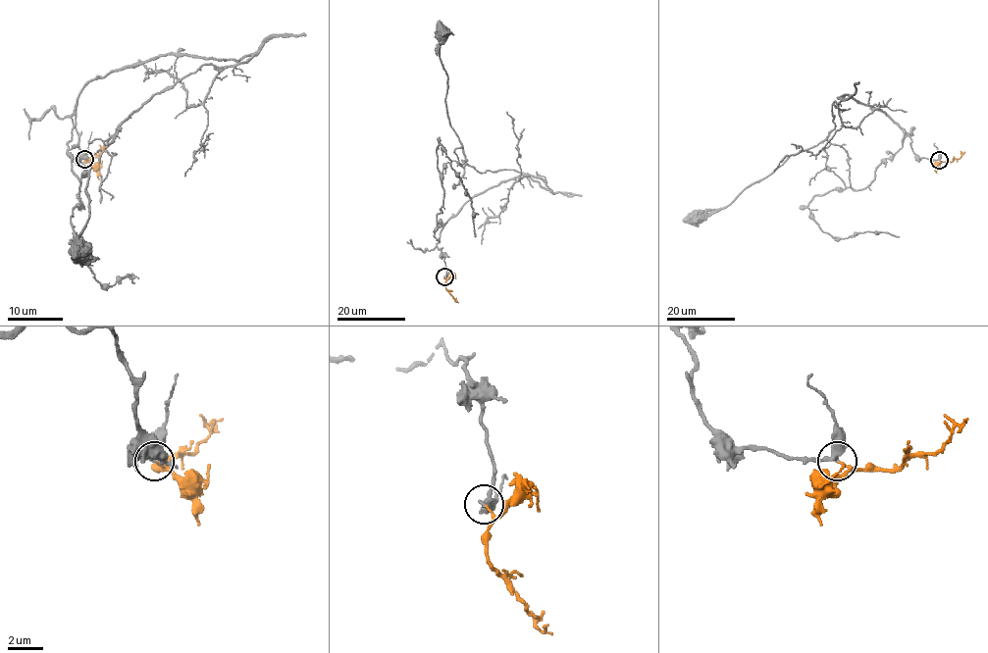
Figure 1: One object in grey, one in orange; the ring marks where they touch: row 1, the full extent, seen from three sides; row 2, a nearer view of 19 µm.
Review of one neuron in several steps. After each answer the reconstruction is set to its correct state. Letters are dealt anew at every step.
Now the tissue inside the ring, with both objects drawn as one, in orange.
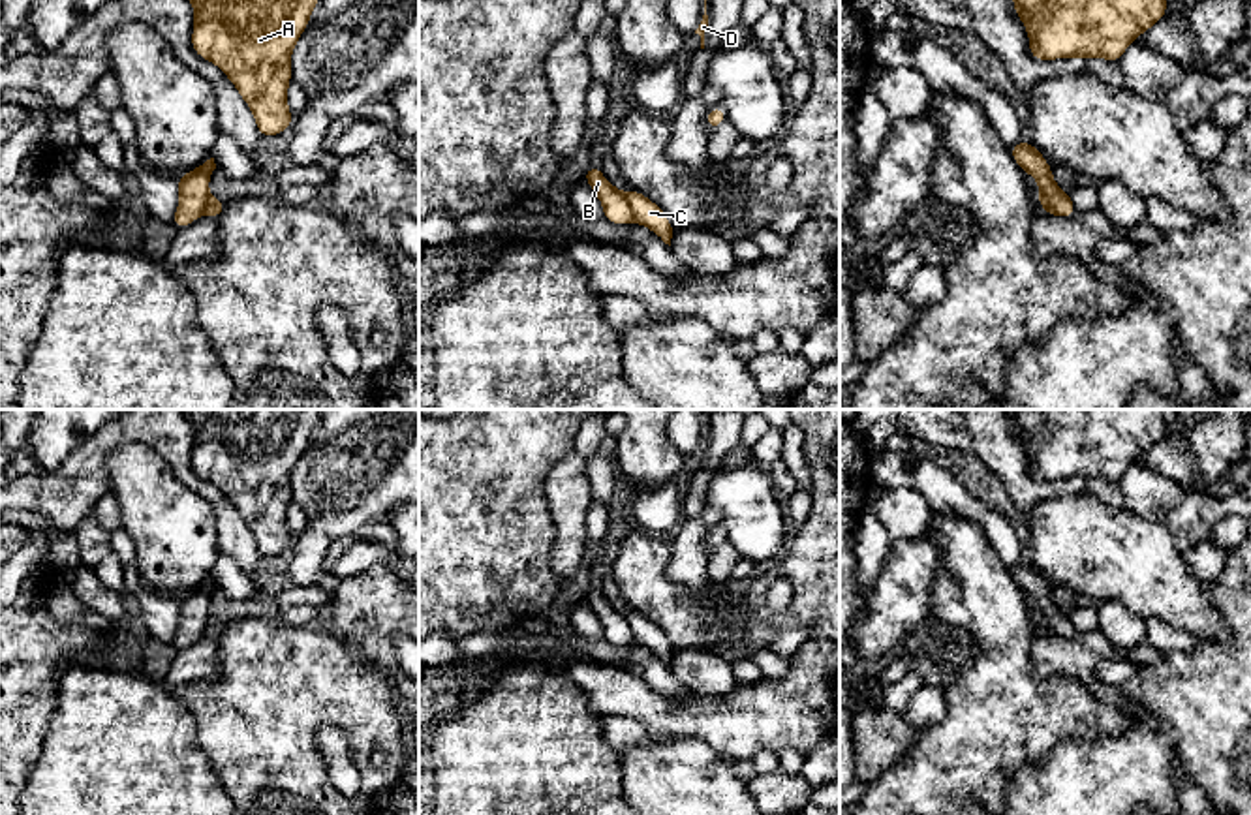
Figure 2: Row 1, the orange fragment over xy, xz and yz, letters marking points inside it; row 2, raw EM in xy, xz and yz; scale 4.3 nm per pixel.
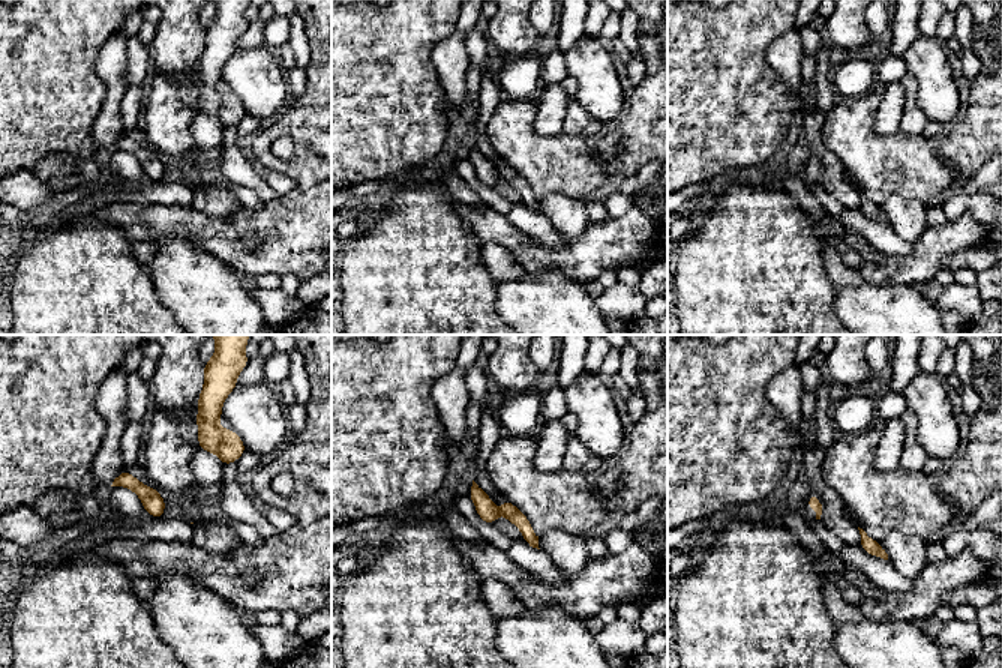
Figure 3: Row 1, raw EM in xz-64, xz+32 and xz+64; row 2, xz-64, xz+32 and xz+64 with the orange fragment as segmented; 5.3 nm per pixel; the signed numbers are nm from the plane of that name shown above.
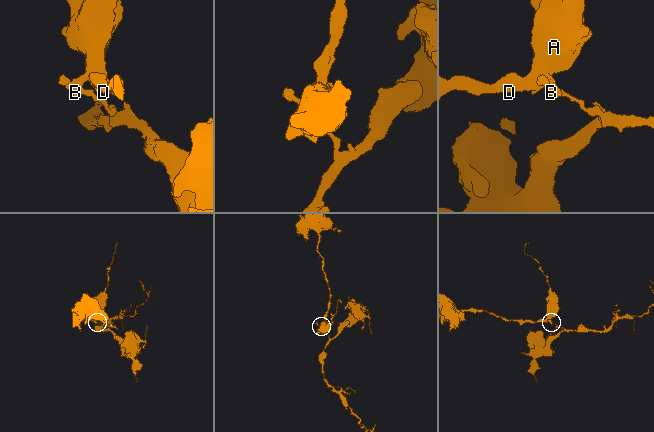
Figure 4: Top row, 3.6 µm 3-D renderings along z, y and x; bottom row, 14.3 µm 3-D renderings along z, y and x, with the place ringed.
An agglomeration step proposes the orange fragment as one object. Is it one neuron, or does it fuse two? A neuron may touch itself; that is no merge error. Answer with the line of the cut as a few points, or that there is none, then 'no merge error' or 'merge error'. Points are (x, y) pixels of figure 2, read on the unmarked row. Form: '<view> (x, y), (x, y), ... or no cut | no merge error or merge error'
xz (624, 615), (633, 641) | merge error

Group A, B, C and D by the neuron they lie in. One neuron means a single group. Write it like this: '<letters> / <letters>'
A B D / C

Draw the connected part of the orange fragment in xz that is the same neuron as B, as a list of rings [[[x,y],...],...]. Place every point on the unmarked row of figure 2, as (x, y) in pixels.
[[[592,586],[584,595],[590,608],[595,612],[603,625],[605,640],[610,644],[631,644],[633,633],[629,629],[629,623],[626,620],[626,614],[614,608],[599,592],[597,586]]]

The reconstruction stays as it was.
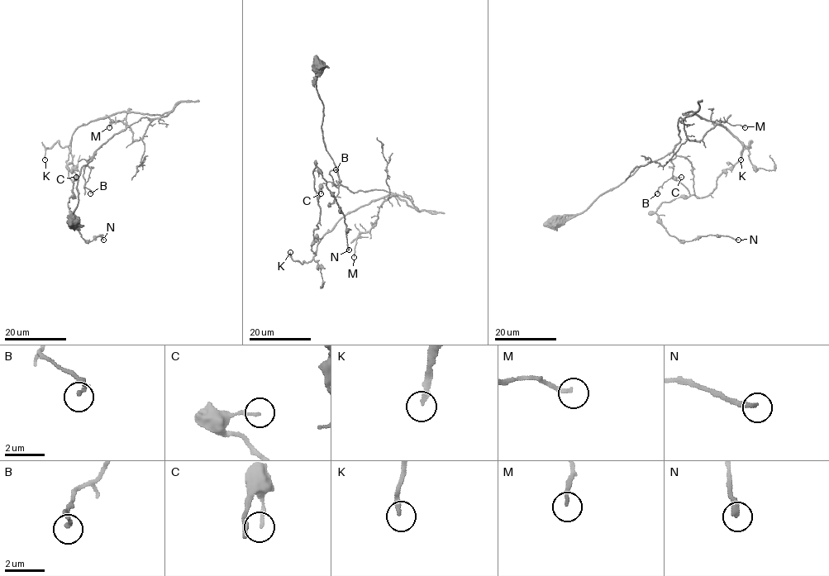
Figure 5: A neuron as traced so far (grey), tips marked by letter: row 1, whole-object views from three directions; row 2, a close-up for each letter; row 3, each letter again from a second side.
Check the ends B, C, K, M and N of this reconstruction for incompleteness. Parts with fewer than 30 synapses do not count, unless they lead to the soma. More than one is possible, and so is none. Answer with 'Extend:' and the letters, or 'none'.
Extend: K

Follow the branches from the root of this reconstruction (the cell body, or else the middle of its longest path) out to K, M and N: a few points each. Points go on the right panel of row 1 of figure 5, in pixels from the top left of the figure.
K: (554, 222), (669, 154), (680, 140), (678, 120), (694, 112), (686, 112), (751, 141), (740, 159)
M: (554, 222), (583, 212), (640, 166), (669, 154), (680, 140), (679, 117), (689, 140), (721, 121), (745, 127)
N: (554, 222), (669, 154), (692, 111), (741, 159), (707, 195), (664, 202), (658, 222), (679, 240), (738, 240)

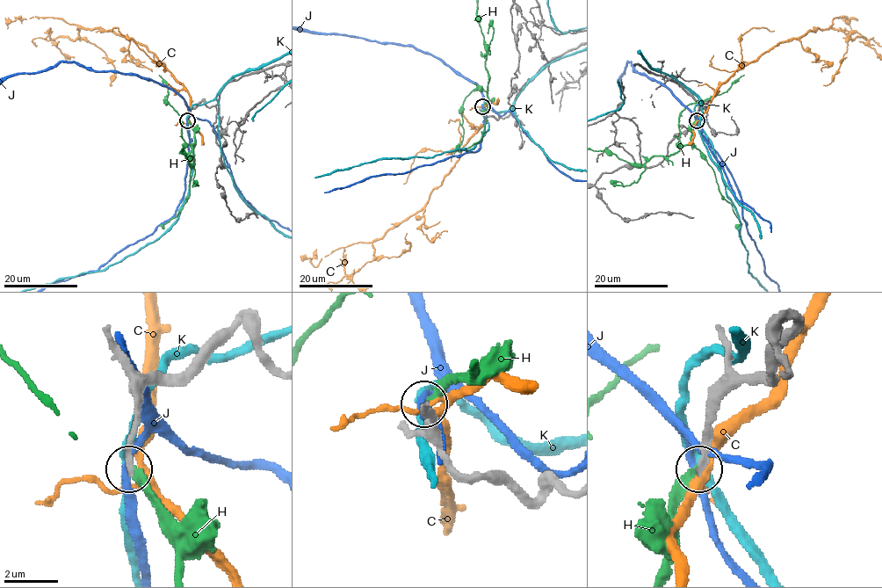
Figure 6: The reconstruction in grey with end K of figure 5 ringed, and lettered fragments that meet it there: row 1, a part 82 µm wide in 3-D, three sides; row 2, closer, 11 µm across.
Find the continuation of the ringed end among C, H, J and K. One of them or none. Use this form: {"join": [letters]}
{"join": ["H"]}

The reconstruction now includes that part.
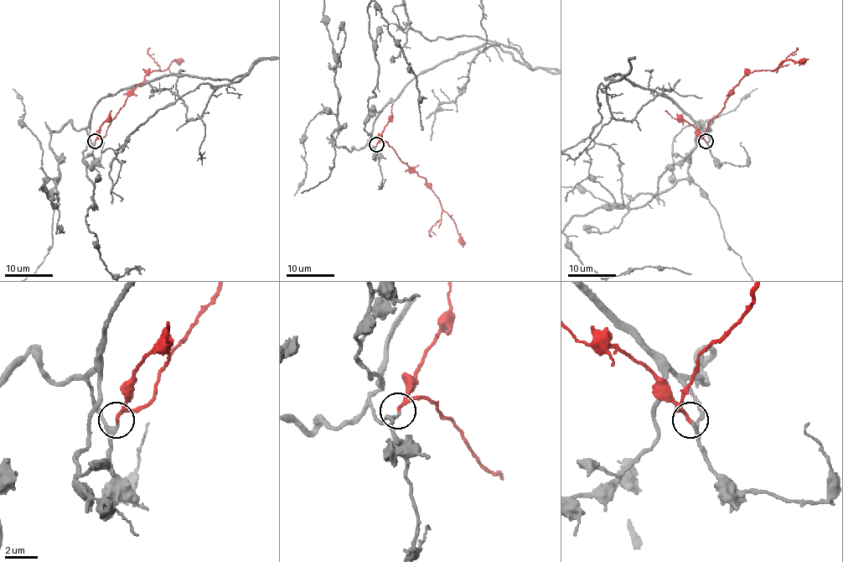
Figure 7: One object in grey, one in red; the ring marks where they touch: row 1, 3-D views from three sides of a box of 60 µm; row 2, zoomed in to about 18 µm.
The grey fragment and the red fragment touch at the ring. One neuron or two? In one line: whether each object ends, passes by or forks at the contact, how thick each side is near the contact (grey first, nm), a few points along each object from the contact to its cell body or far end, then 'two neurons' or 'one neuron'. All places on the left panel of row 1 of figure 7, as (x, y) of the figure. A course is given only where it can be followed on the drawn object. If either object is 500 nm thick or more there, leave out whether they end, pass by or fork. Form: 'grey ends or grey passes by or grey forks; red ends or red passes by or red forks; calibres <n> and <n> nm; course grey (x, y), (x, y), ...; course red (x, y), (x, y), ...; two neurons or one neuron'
grey passes by; red ends; calibres 190 and 220 nm; course grey (95, 142), (86, 130), (104, 97), (168, 75), (241, 77), (199, 85), (127, 137), (106, 162), (95, 247); course red (95, 142), (105, 134), (126, 99), (147, 75), (155, 70), (165, 70), (173, 61), (182, 59); one neuron

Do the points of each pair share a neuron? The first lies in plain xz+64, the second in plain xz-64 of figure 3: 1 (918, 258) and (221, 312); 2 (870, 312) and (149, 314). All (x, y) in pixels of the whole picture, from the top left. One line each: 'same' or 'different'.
1: different
2: different

